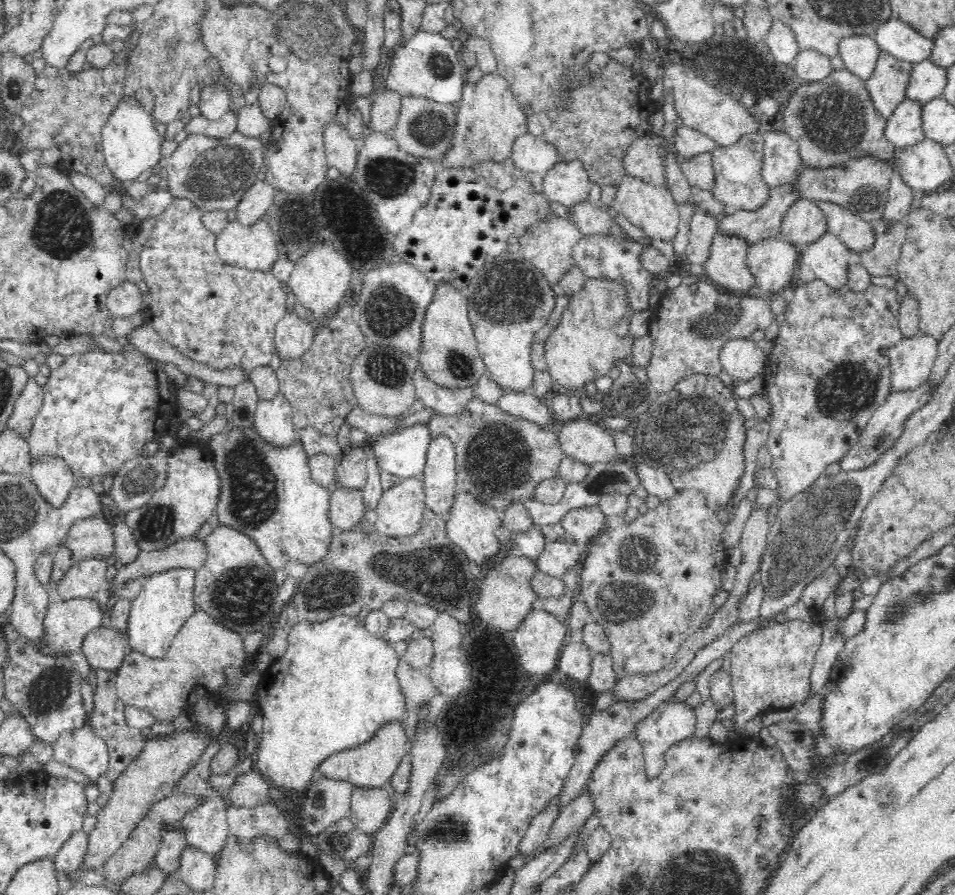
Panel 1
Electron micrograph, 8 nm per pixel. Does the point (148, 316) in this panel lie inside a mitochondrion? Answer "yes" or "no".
no

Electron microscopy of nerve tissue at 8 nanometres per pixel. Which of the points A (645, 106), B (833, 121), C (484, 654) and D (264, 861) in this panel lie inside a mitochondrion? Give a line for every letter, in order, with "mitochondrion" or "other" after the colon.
A: other
B: mitochondrion
C: other
D: other

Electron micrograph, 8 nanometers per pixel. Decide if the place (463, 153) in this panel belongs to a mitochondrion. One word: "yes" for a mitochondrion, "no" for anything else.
yes

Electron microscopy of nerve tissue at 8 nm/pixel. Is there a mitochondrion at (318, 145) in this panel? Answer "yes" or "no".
no

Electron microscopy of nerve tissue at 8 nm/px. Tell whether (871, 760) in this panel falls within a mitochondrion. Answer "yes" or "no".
no

